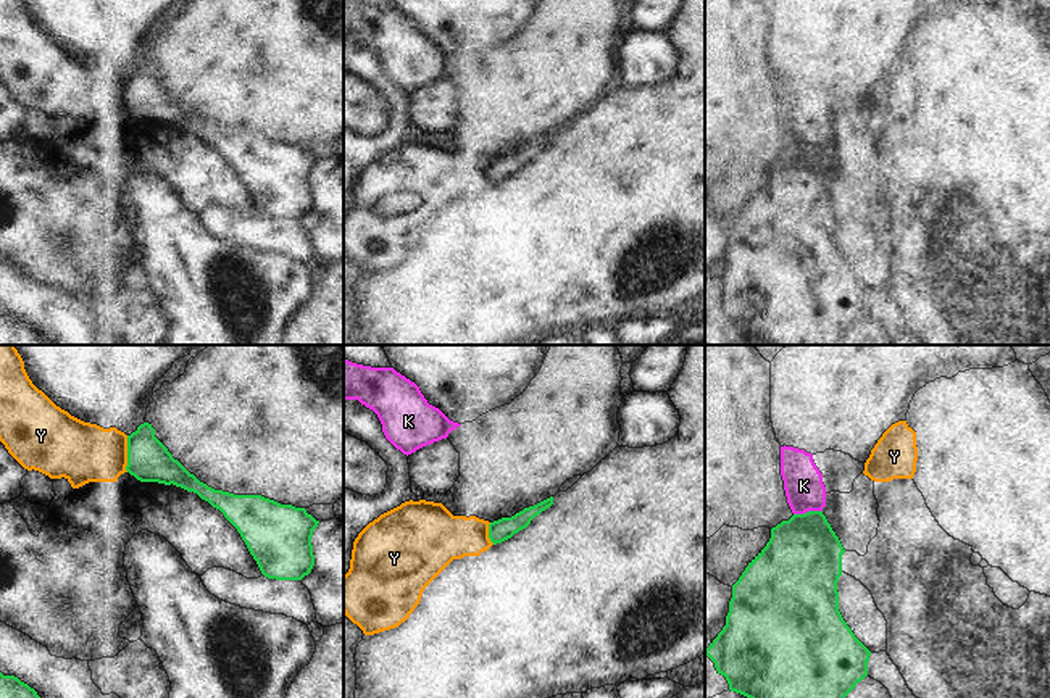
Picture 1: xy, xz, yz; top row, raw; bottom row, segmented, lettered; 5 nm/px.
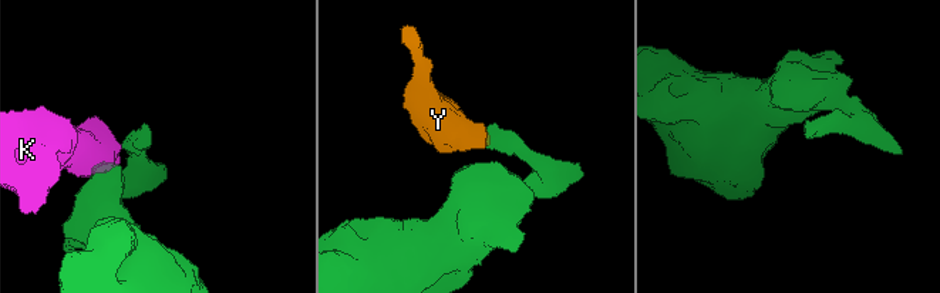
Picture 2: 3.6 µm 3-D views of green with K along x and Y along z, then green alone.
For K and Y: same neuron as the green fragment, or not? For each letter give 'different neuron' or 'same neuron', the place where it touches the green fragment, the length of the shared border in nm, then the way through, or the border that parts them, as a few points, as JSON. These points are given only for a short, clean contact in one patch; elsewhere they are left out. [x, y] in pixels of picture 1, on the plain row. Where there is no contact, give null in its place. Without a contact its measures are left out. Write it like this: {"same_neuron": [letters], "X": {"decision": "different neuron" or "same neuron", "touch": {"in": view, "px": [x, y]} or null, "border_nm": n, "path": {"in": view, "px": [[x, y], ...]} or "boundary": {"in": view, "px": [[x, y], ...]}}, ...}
{"same_neuron": [], "K": {"decision": "different neuron", "touch": {"in": "yz", "px": [808, 150]}, "border_nm": 150, "boundary": {"in": "yz", "px": [[821, 149], [794, 153]]}}, "Y": {"decision": "different neuron", "touch": {"in": "xy", "px": [128, 92]}, "border_nm": 180}}

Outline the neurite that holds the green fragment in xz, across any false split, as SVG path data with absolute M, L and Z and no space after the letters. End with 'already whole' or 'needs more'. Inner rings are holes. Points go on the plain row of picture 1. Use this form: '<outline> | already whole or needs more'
M553 135L534 145L524 147L523 150L516 152L511 156L502 156L498 160L490 161L489 163L490 181L497 184L511 177L515 172L526 168L535 155L539 155L542 150L545 150L552 143L553 143Z | already whole

